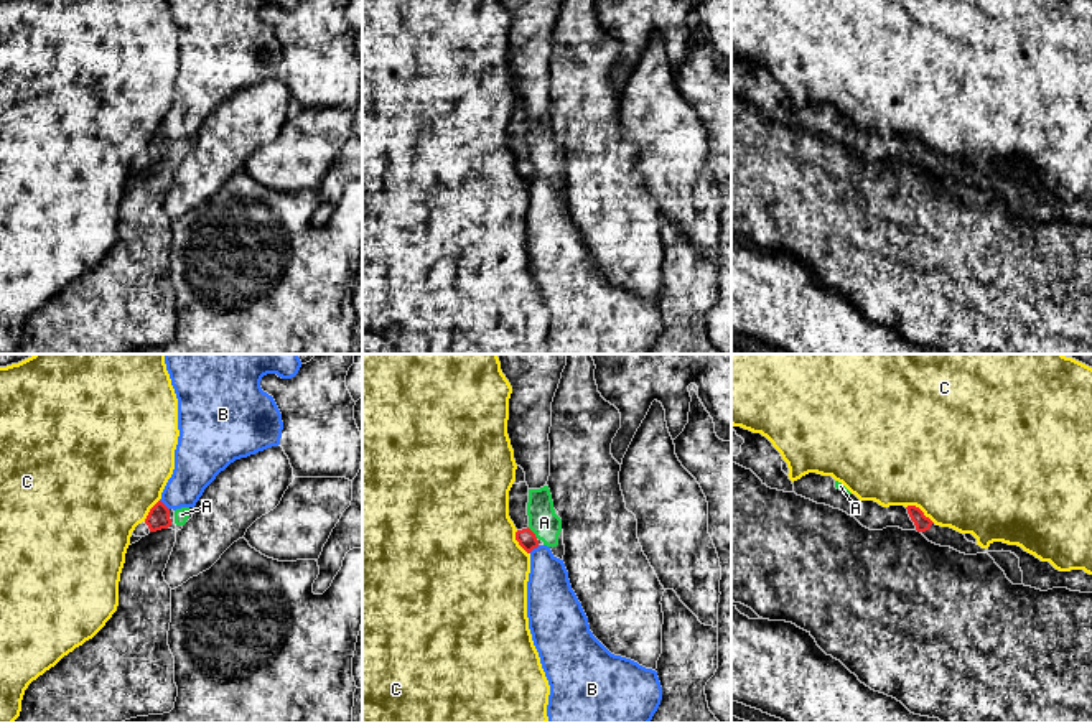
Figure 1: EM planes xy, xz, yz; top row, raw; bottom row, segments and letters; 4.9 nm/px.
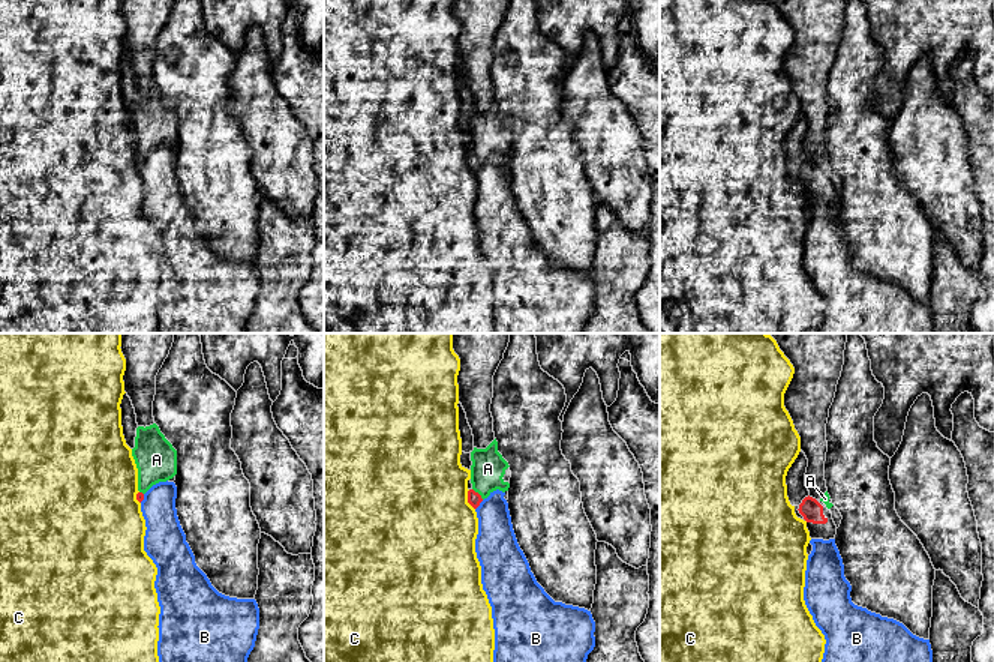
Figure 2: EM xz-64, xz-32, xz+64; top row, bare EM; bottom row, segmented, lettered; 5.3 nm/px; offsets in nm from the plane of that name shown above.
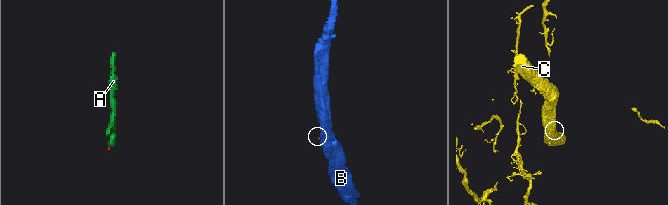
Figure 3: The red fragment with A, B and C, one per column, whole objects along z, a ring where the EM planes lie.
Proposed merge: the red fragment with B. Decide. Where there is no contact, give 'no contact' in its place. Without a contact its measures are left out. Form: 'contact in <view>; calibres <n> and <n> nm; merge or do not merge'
contact in xy; calibres 110 and 220 nm; do not merge

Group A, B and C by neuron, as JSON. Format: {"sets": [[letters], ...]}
{"sets": [["A"], ["B"], ["C"]]}

